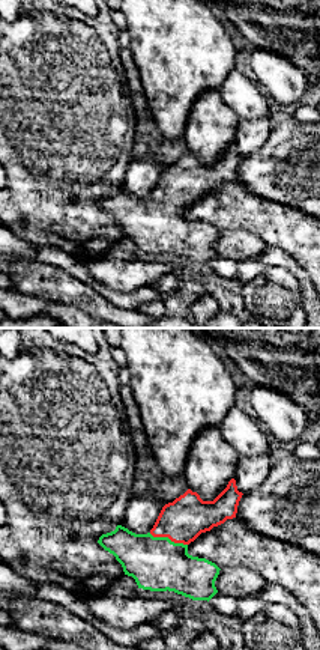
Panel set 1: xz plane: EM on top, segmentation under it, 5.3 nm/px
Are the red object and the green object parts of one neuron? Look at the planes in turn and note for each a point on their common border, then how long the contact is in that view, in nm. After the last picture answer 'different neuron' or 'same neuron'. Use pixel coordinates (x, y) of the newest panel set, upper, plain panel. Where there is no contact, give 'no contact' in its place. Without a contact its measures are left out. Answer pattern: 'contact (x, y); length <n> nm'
contact (169, 200); length 220 nm

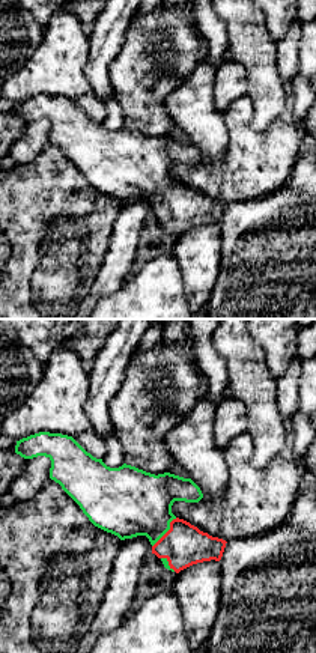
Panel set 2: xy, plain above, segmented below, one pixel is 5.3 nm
contact (167, 194); length 200 nm

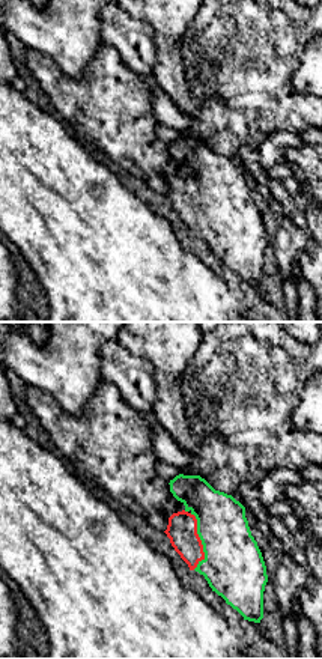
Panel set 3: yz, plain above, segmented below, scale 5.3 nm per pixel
contact (200, 203); length 300 nm

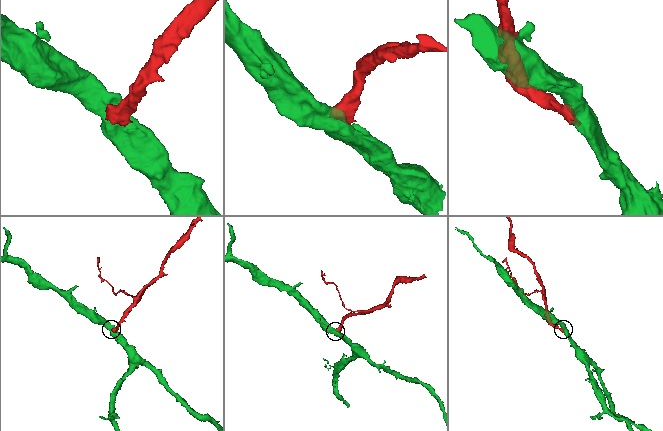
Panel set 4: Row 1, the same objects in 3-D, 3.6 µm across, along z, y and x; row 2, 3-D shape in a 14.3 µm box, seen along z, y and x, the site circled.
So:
same neuron

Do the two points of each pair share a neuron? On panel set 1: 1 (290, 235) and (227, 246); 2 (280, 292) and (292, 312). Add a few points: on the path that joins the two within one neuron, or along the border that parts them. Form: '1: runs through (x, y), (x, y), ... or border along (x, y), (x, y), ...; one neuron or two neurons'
1: border along (226, 230), (247, 229), (268, 246); two neurons
2: runs through (280, 297), (287, 307); one neuron

